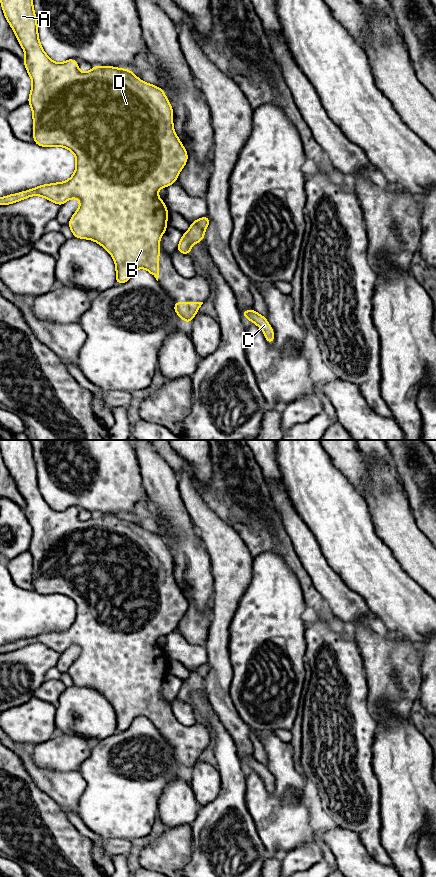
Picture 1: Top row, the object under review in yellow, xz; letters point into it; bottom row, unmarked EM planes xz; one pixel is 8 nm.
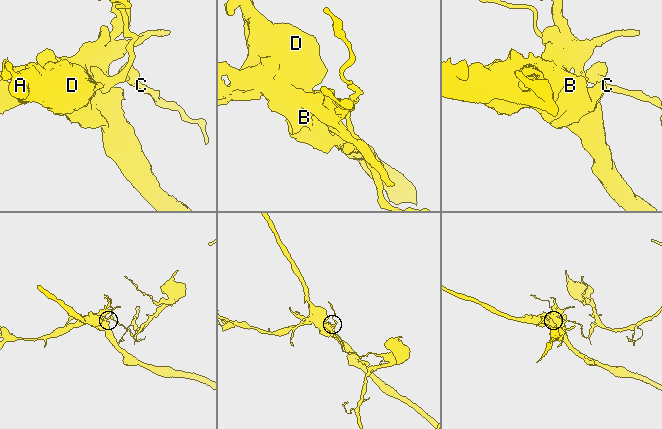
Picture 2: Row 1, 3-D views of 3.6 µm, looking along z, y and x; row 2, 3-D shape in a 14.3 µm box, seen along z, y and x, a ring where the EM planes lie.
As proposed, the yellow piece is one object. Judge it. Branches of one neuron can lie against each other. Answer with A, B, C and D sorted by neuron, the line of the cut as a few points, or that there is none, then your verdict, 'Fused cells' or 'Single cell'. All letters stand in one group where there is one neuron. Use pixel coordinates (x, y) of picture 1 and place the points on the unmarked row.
Groups: A B D / C. Split along xz (191, 671), (204, 678). Fused cells

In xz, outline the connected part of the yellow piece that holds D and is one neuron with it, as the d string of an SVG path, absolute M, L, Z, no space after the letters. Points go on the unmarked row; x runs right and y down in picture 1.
M0 440L0 450L4 464L15 480L18 490L26 502L26 506L23 509L32 528L32 536L28 552L32 555L34 591L42 595L61 594L72 599L76 604L76 618L69 628L65 630L40 633L36 636L20 641L0 645L0 651L3 653L9 653L31 644L38 643L61 654L69 647L77 646L80 648L80 655L73 662L68 673L74 685L93 688L103 694L111 702L116 714L117 732L121 733L127 730L132 725L133 720L139 716L148 718L158 729L160 699L159 686L163 684L168 674L168 657L166 656L164 649L158 645L157 641L160 636L168 635L171 632L176 631L179 620L184 616L188 608L188 601L173 577L173 558L163 537L140 528L129 517L121 517L112 514L94 514L89 520L83 521L78 518L78 510L73 506L62 511L53 510L44 500L38 486L38 473L30 440Z

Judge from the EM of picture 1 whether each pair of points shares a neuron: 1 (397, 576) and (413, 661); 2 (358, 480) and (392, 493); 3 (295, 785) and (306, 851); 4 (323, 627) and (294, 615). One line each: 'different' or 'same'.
1: different
2: different
3: different
4: different

